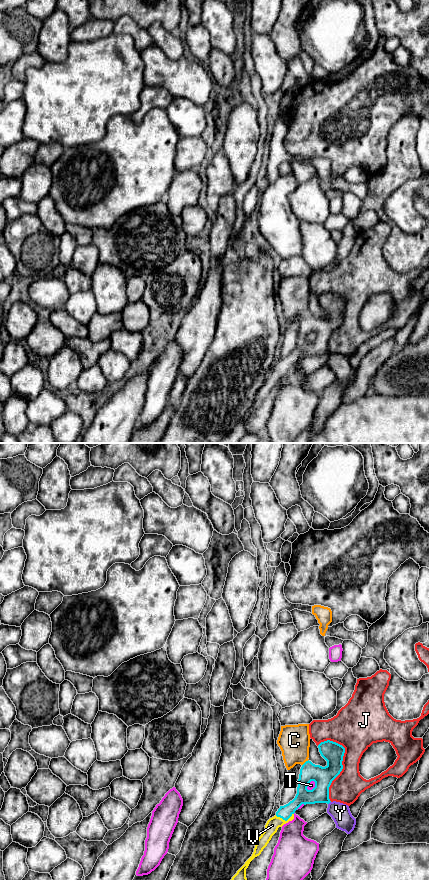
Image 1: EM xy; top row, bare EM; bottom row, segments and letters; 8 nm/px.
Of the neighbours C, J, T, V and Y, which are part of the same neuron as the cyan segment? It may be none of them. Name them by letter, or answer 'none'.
V

